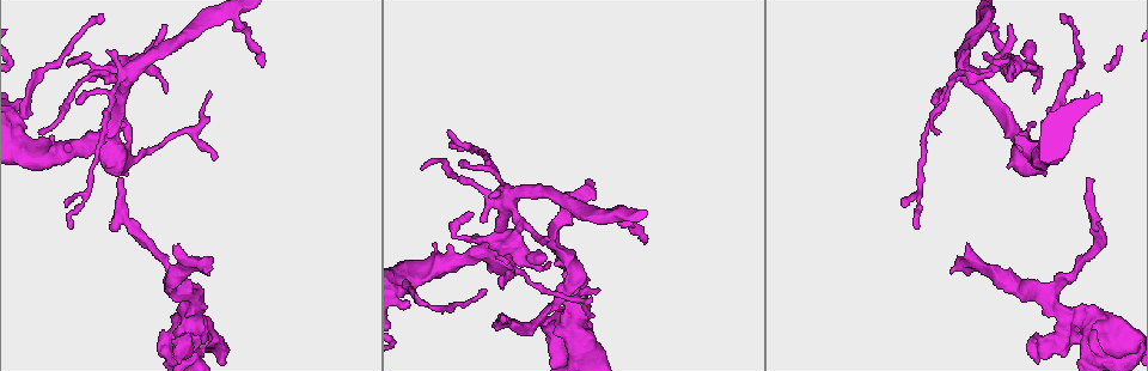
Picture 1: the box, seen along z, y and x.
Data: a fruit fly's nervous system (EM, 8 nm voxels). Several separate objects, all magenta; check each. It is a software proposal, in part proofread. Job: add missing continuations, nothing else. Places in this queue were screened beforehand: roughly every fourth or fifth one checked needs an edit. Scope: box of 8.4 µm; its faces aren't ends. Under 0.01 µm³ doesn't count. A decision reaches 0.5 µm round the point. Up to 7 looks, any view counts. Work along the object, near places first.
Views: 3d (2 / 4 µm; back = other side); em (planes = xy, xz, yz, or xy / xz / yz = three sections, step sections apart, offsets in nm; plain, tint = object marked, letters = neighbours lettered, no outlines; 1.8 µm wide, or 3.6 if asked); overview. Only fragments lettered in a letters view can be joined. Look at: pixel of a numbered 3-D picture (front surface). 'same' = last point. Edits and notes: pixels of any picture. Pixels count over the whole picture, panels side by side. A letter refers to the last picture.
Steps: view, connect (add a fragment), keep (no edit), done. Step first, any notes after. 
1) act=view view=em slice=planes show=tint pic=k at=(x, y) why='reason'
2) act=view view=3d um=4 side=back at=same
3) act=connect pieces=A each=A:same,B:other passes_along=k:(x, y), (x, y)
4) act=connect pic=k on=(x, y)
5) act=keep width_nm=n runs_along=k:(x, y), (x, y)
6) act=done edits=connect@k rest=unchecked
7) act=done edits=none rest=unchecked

act=view view=em um=3.6 slice=yz step=8 show=tint pic=1 at=(1113, 355) why='abrupt turn'

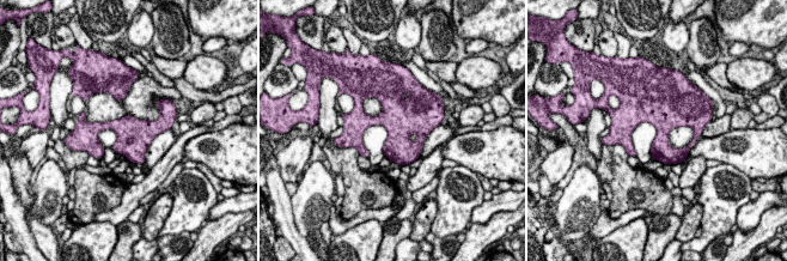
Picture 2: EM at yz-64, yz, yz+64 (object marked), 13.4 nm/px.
act=view view=em um=3.6 slice=yz step=8 show=letters at=same why='what lies round it'

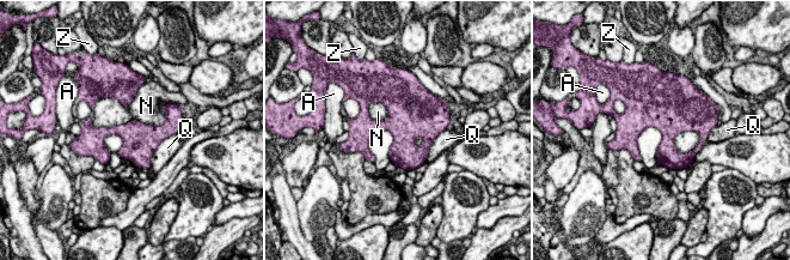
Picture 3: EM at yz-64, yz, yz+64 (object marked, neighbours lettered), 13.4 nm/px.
act=keep each=A:other,N:other,Q:other,Z:other border=3:(166, 115), (159, 125), (91, 126) found='none of them fits'

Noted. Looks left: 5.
act=view view=em slice=planes show=letters pic=1 at=(1035, 338) why='sharp bend'

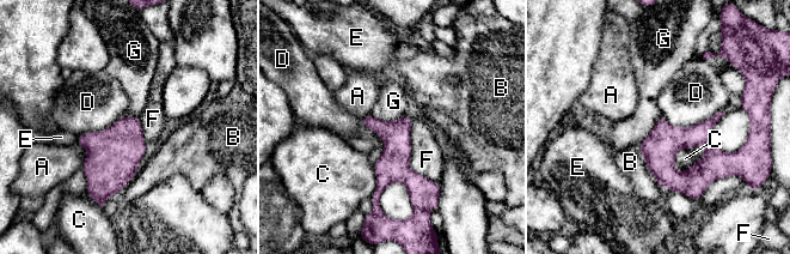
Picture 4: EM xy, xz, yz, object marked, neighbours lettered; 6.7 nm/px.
act=keep each=A:other,B:other,C:other,D:other,E:other,F:other,G:other runs_along=4:(406, 119), (374, 199) found='none of them fits'

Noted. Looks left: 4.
act=view view=3d um=2 side=back pic=1 at=(435, 246) why='stops while still wide'

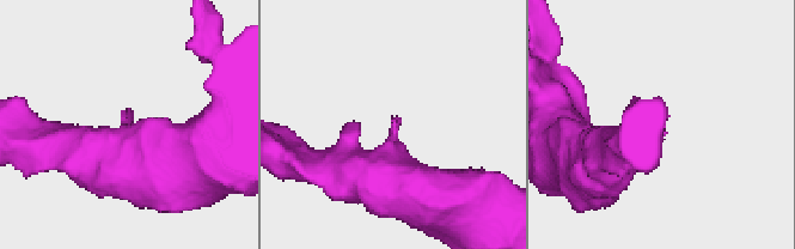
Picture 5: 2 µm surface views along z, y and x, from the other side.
act=view view=em slice=planes show=letters pic=5 at=(131, 110) why='now the EM'

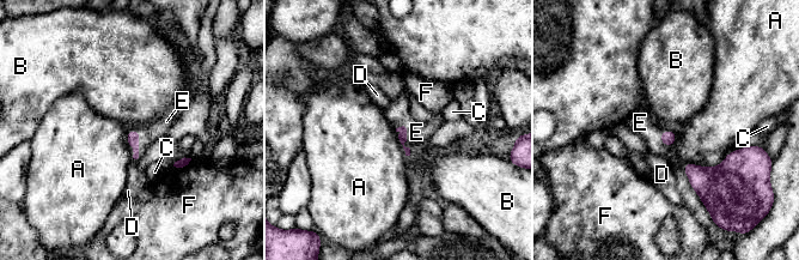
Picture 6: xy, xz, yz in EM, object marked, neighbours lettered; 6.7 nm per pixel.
act=connect pieces=E each=A:other,B:other,C:other,D:other,E:same,F:other passes_along=6:(133, 137), (138, 140), (150, 132) found='the neuron continues'

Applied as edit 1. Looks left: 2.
act=done edits=connect@6 rest=unchecked

